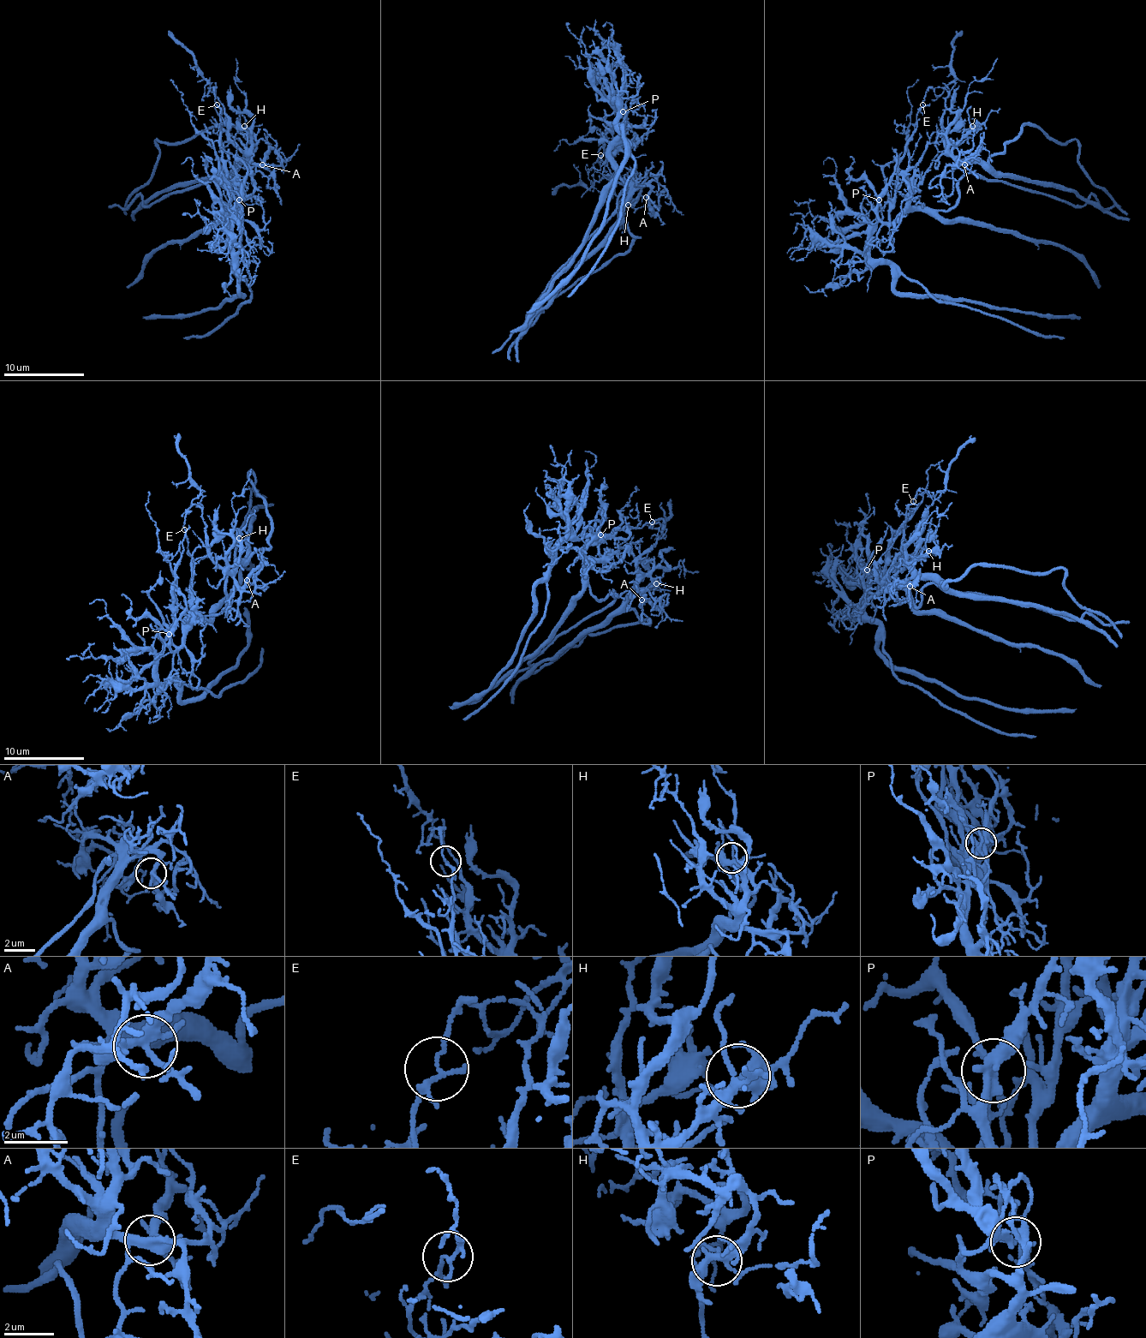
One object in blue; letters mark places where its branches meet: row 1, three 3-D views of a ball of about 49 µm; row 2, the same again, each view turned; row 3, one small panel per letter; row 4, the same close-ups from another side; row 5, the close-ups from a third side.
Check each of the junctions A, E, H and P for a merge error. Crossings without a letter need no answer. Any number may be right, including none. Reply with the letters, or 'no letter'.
E, P

